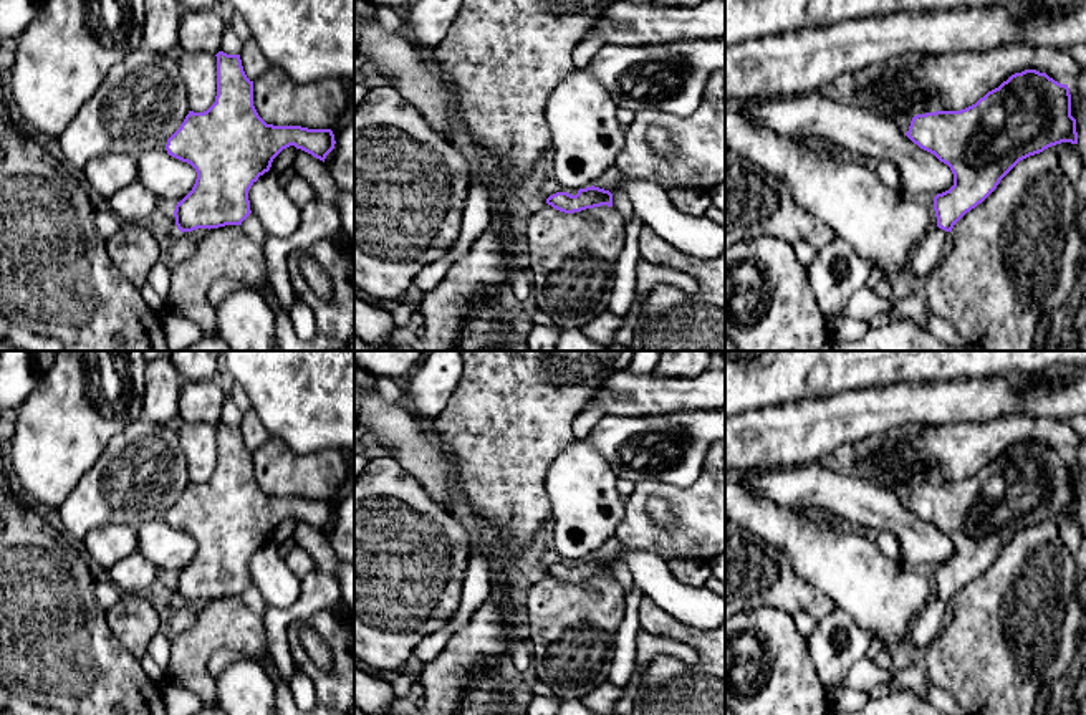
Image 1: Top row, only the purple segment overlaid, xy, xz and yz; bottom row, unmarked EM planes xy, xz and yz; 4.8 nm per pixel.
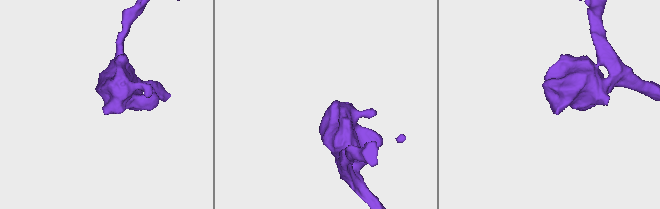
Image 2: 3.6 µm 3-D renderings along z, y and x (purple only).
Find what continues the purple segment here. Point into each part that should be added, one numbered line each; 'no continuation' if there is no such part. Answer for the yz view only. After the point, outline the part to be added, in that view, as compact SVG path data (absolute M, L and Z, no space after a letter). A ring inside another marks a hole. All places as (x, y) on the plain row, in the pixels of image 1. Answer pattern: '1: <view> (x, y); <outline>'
1: yz (927, 624); M935 597L911 622L907 639L914 647L925 647L940 634L947 602Z

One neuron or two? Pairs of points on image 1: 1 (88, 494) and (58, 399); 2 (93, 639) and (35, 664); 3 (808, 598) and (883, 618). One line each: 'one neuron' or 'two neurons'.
1: two neurons
2: one neuron
3: two neurons

